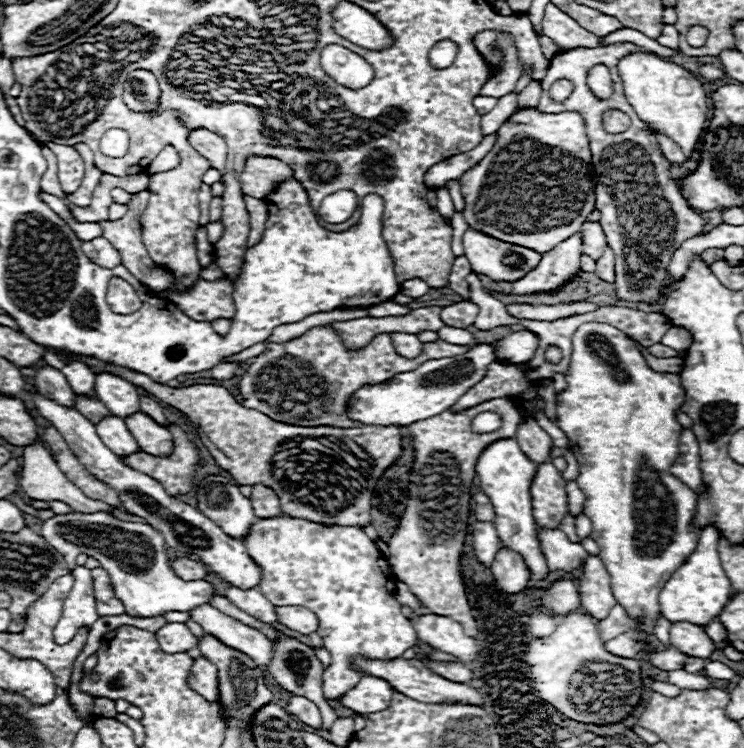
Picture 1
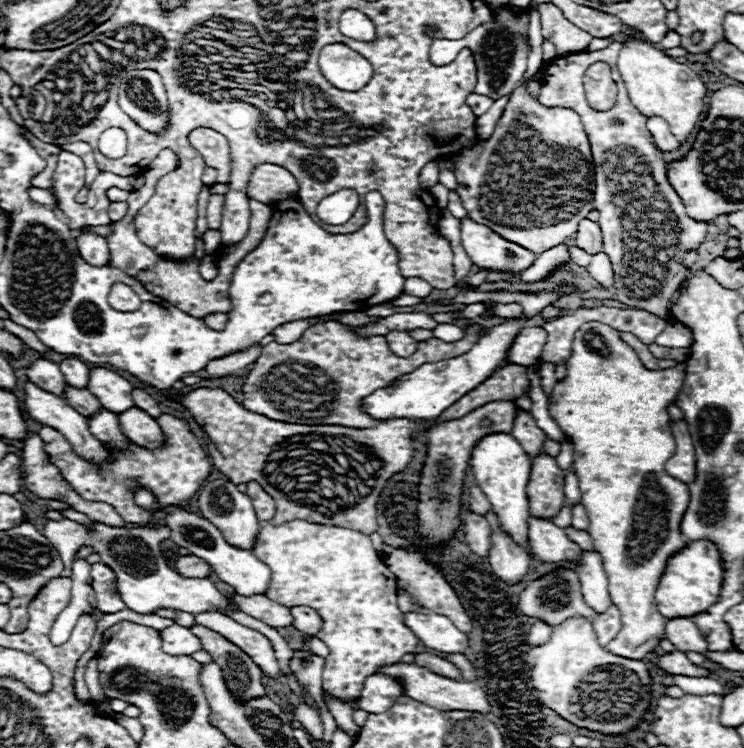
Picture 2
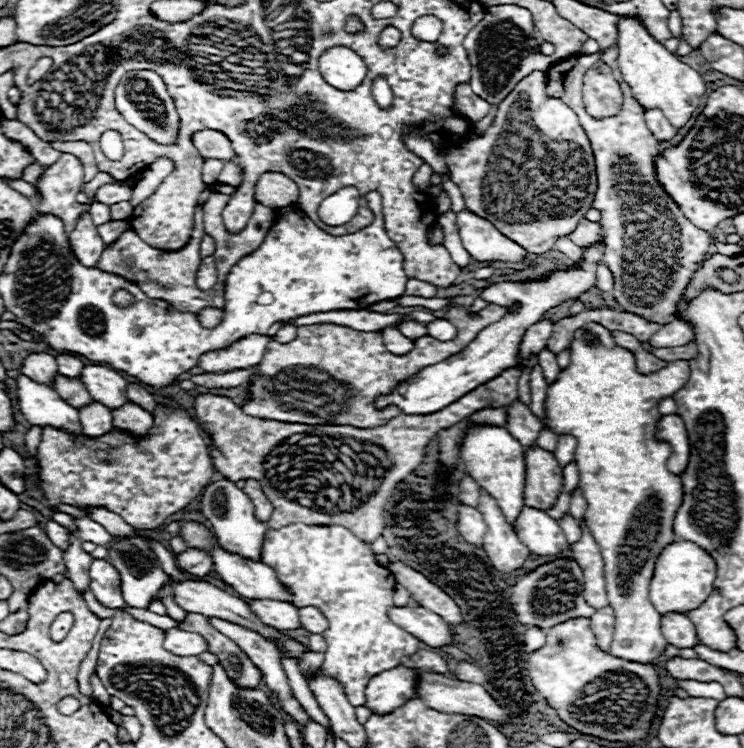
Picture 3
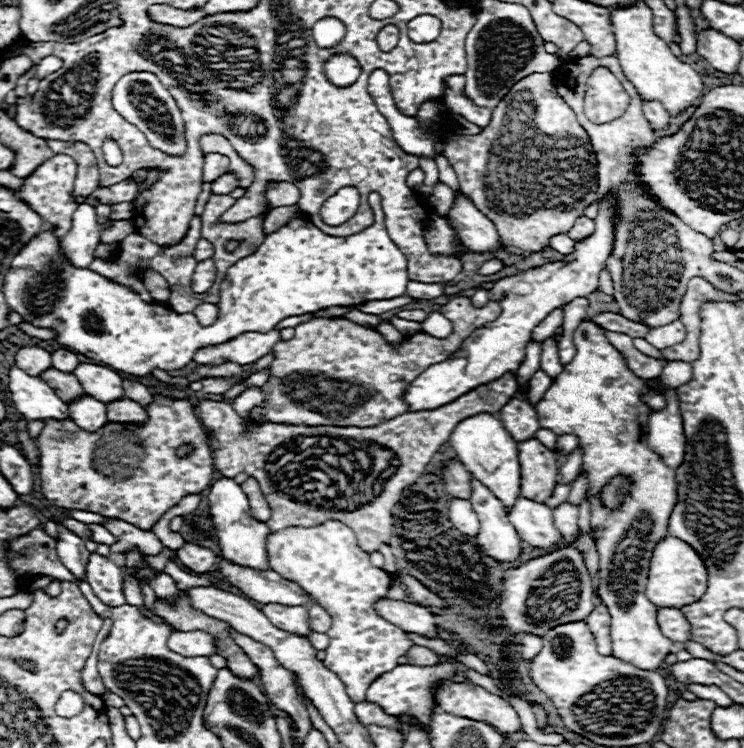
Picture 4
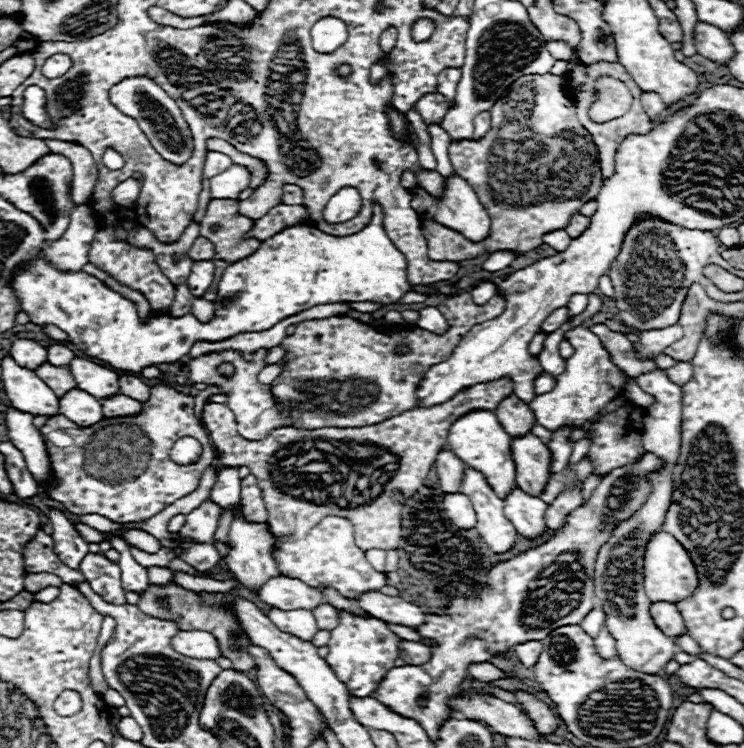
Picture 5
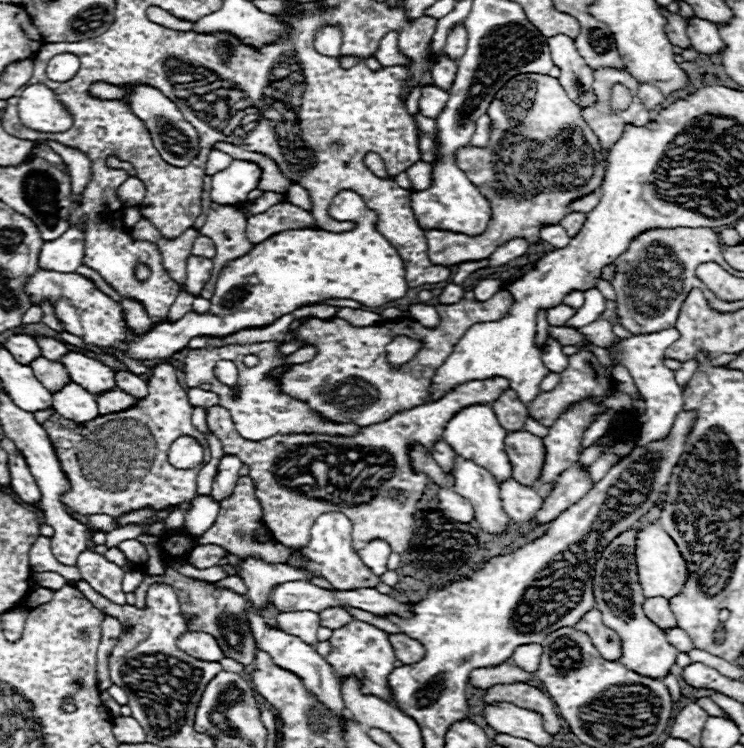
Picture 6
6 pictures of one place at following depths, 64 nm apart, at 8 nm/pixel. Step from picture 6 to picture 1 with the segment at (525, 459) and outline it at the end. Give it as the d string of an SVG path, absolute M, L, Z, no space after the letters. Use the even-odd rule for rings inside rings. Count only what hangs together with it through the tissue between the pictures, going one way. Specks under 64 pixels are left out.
M552 462L540 464L532 482L532 508L540 528L558 528L562 518L568 514L566 480Z

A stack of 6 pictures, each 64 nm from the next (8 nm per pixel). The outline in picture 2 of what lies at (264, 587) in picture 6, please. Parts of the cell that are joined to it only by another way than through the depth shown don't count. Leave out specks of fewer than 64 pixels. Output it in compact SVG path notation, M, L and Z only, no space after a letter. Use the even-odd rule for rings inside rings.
M210 480L210 482L204 482L202 488L200 488L200 494L198 494L198 508L200 508L204 518L208 518L214 526L218 526L218 530L222 532L222 536L230 544L246 548L246 550L250 550L254 546L260 522L256 518L252 500L246 494L238 492L236 484L232 484L230 480Z

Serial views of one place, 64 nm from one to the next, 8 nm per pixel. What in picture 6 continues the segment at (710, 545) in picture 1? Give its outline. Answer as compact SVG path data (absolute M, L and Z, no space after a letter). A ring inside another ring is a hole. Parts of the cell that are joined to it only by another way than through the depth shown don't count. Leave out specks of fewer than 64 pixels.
M648 524L646 528L642 528L642 532L638 534L636 556L638 556L638 578L640 578L640 586L642 586L646 598L662 596L662 598L670 600L670 598L674 598L674 594L678 596L682 592L682 588L688 582L688 566L678 550L678 546L660 528L660 524Z

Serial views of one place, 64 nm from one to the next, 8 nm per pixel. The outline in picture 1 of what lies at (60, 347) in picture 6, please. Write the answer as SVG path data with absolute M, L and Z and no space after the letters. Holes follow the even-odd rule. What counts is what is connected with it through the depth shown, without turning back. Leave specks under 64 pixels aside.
M70 362L62 368L62 374L66 376L70 388L80 394L80 396L96 396L94 392L94 372L86 366L86 364L80 364L80 362Z

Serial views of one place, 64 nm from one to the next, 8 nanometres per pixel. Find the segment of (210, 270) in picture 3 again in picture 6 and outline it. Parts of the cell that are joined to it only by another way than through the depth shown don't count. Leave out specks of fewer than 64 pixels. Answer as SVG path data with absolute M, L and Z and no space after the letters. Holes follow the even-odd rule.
M190 256L188 258L188 280L184 284L186 290L198 296L204 290L204 284L210 280L210 274L212 274L212 260Z

